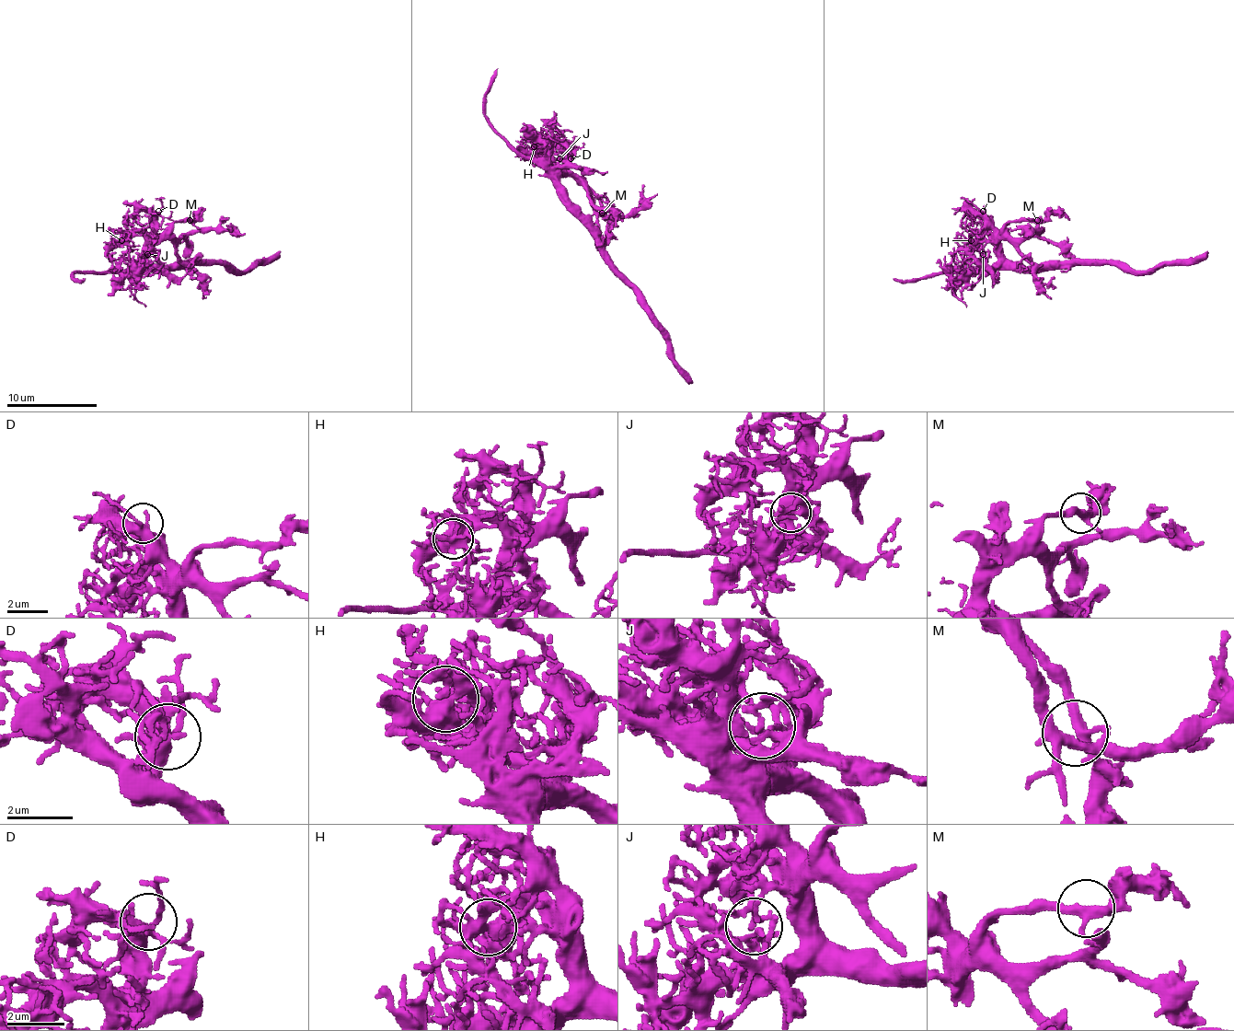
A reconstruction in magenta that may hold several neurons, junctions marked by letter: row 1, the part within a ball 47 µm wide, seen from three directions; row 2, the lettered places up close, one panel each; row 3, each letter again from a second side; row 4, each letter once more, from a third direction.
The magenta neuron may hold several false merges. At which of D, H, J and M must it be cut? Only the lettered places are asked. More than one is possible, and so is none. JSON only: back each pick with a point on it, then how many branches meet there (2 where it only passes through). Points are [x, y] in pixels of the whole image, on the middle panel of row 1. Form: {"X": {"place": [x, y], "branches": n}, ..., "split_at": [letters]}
{"split_at": []}

